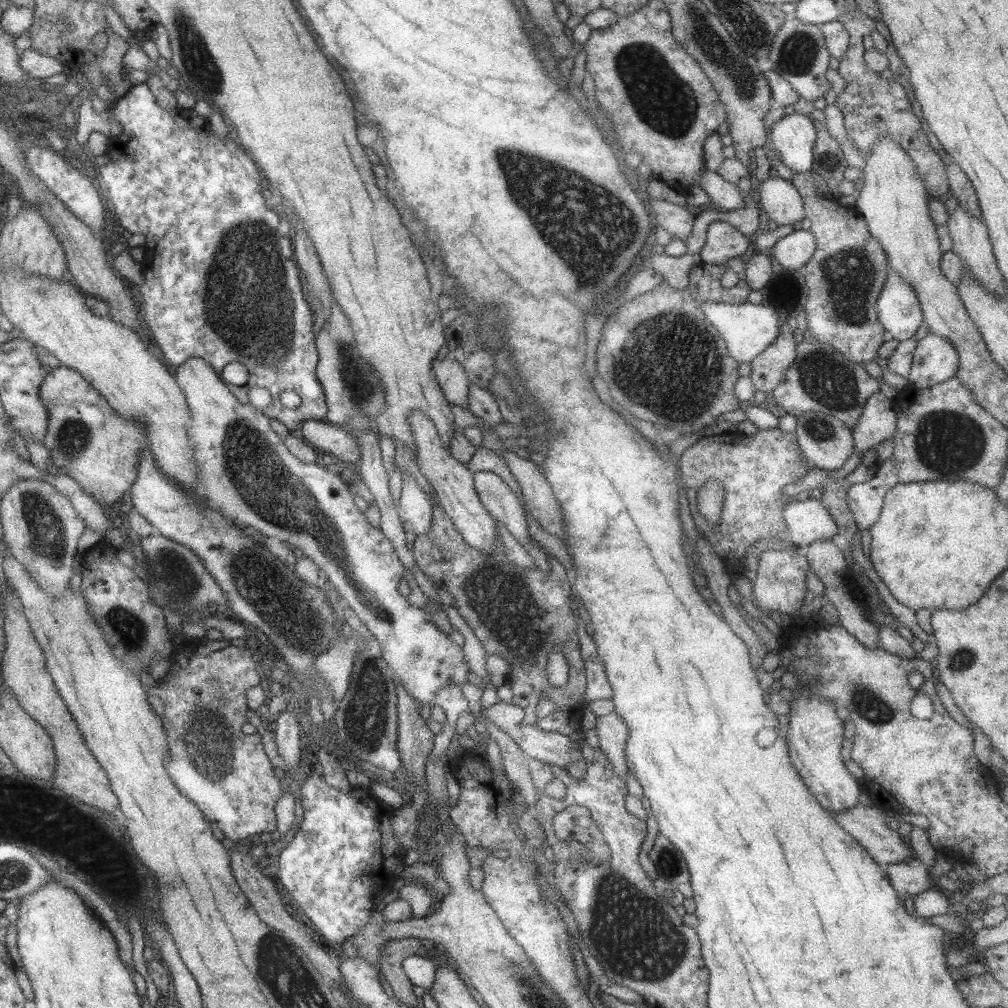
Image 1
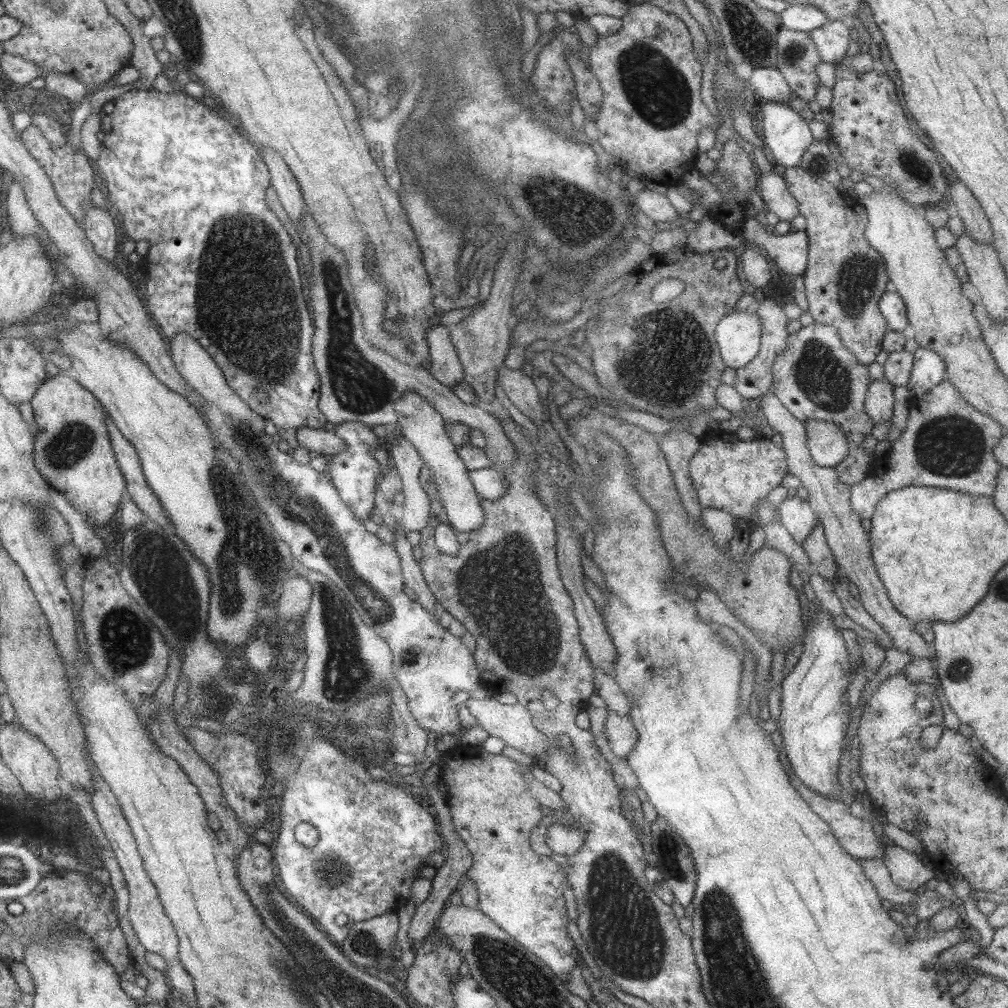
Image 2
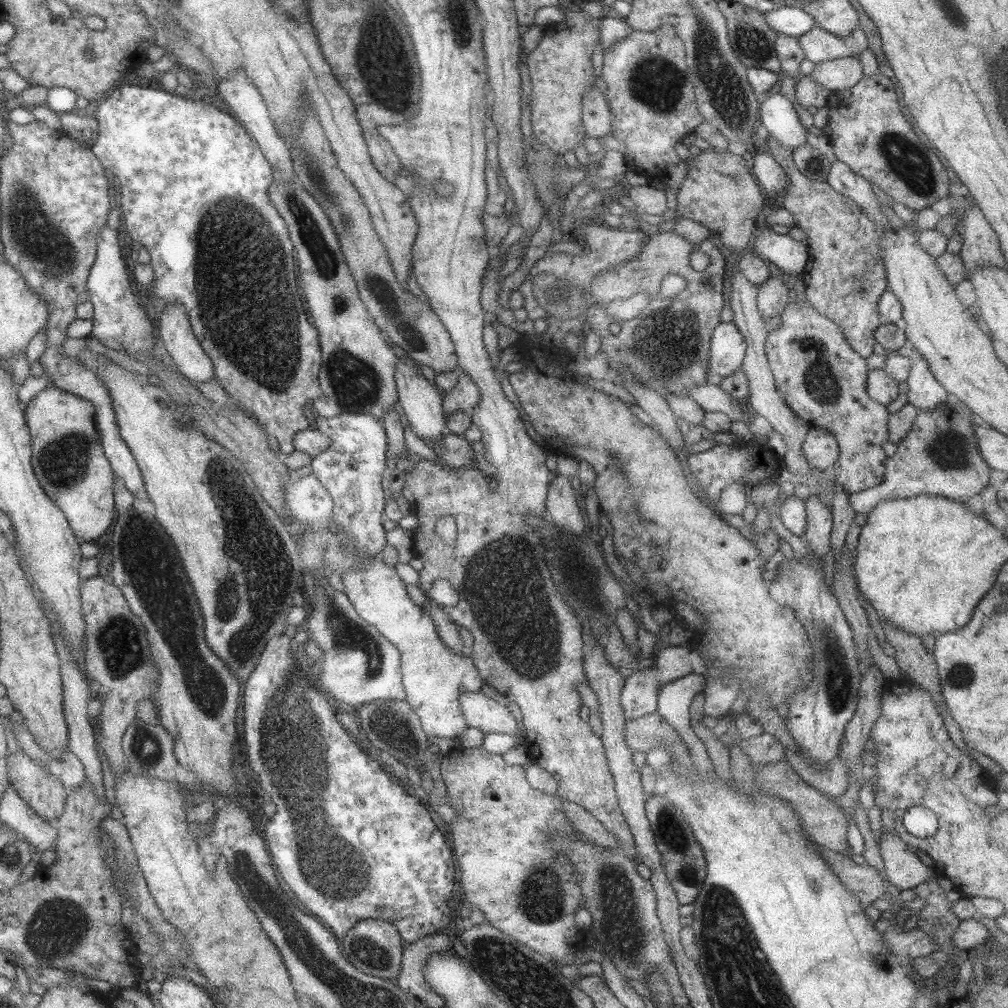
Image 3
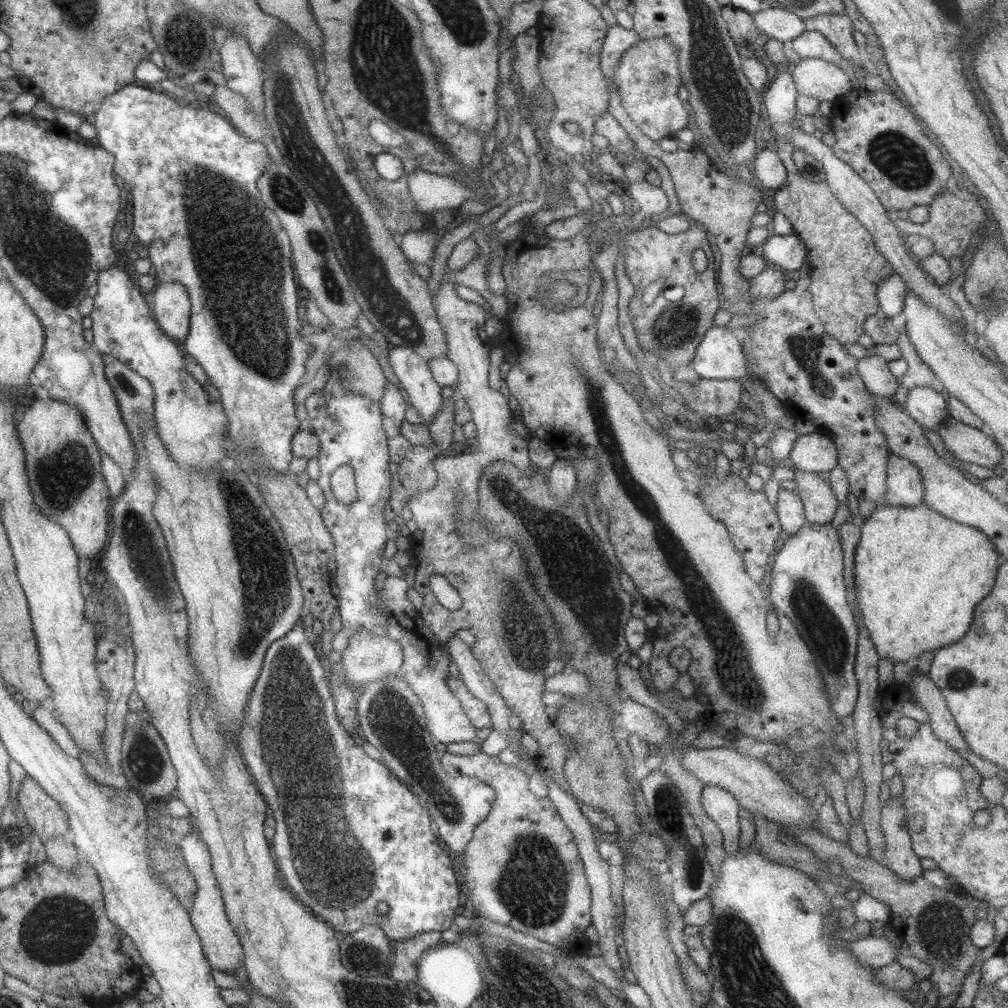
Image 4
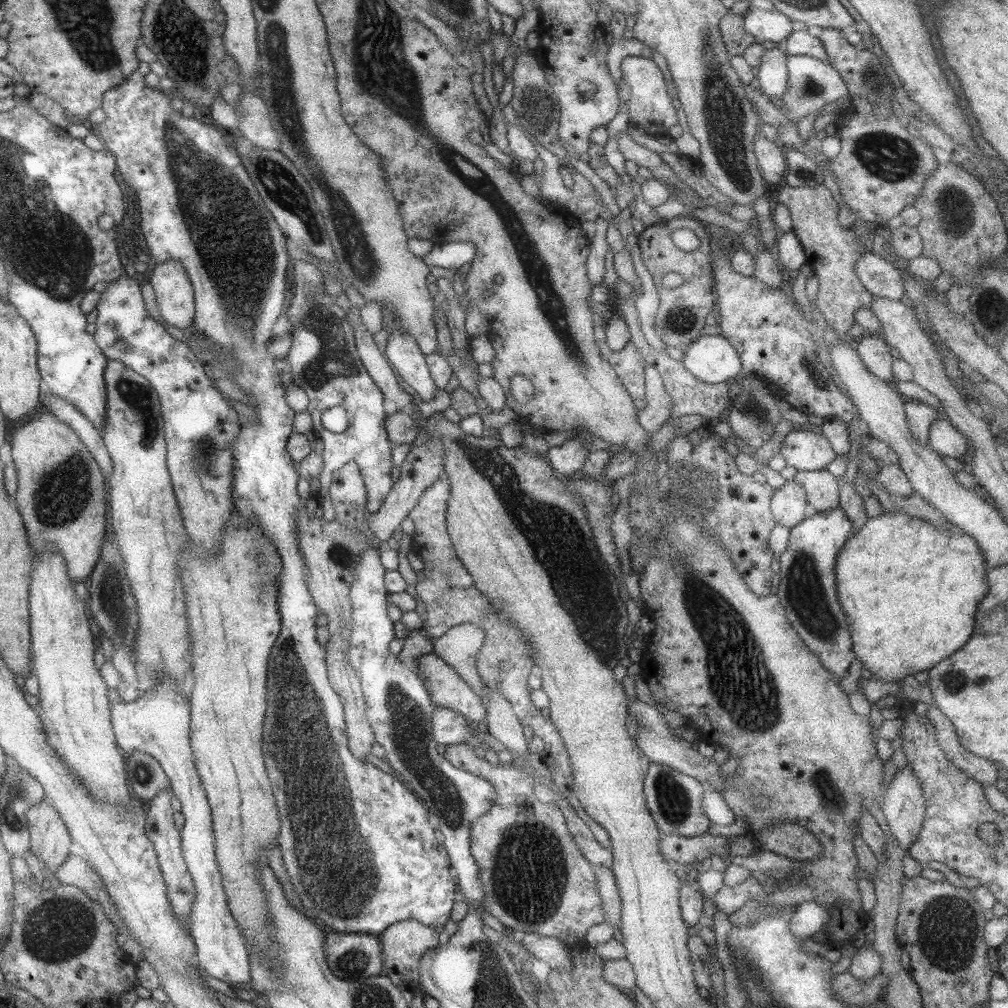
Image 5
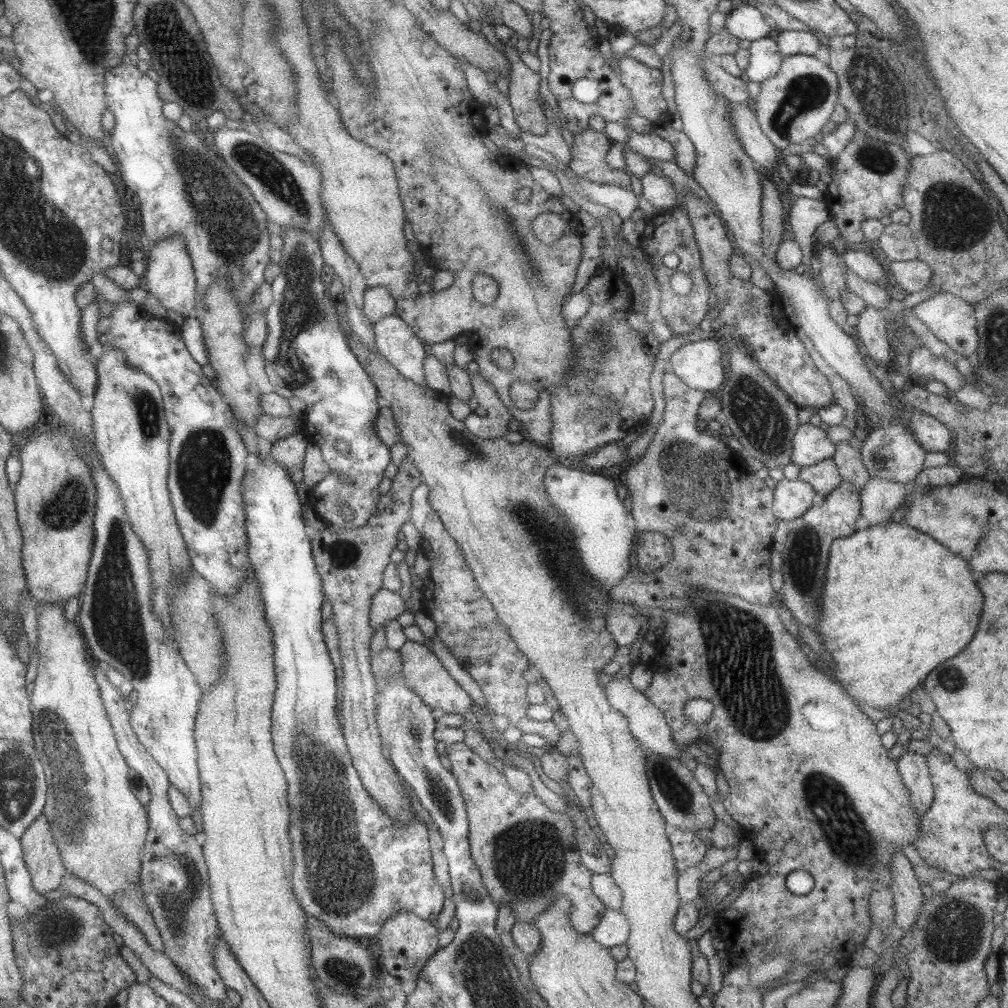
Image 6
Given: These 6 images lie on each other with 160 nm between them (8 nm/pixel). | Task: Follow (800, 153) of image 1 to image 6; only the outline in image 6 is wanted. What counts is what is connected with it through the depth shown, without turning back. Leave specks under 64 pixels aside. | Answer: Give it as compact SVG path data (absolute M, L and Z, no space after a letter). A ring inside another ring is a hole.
M767 36L750 41L748 65L743 71L746 81L760 83L764 78L773 76L780 67L783 55L778 51L774 36Z

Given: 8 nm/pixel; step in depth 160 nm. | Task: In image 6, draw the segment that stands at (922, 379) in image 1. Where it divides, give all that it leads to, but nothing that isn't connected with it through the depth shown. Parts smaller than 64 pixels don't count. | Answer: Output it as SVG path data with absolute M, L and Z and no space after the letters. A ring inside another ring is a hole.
M896 421L885 424L880 431L868 432L859 452L861 462L870 477L898 482L909 487L914 478L923 470L923 459L926 454L908 428Z

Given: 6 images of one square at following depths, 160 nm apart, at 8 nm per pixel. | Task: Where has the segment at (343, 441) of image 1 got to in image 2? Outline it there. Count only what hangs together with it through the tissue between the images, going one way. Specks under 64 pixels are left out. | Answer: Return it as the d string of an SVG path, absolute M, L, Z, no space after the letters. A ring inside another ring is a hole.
M303 426L297 429L298 444L306 448L311 455L331 456L343 452L346 447L341 438L335 436L329 427L313 429Z

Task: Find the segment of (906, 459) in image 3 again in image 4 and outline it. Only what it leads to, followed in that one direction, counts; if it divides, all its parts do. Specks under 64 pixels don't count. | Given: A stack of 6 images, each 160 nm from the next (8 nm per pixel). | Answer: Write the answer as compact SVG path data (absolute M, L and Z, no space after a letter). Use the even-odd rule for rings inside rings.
M890 454L886 468L886 493L875 505L913 507L922 503L922 496L921 475L917 467L913 467L911 461Z

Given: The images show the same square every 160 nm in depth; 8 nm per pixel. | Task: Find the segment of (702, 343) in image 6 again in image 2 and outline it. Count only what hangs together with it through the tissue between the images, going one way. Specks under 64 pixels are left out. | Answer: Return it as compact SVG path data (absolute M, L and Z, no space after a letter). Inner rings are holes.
M732 310L714 329L714 338L719 348L723 365L741 369L748 364L760 348L761 323L756 312Z

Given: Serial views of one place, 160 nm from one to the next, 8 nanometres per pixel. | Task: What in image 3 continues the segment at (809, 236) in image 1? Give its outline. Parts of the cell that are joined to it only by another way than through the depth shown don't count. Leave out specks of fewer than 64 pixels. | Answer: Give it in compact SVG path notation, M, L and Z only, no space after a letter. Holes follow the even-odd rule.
M769 225L756 227L755 252L761 259L775 264L789 275L803 273L807 264L808 247L785 234L773 232Z

